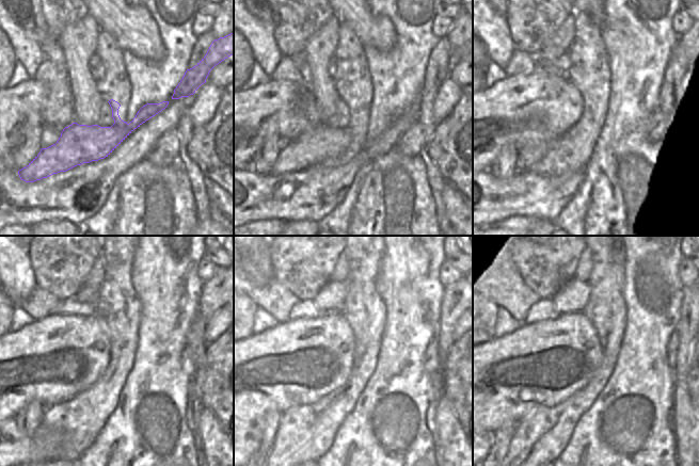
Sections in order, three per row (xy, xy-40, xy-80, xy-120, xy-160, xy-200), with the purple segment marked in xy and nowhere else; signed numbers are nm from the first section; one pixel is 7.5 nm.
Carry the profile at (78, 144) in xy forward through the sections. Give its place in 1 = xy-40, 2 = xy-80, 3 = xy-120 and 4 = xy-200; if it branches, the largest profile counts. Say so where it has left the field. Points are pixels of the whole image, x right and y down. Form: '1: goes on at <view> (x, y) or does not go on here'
1: goes on at xy-40 (322, 146)
2: goes on at xy-80 (552, 159)
3: goes on at xy-120 (75, 406)
4: goes on at xy-200 (578, 396)

